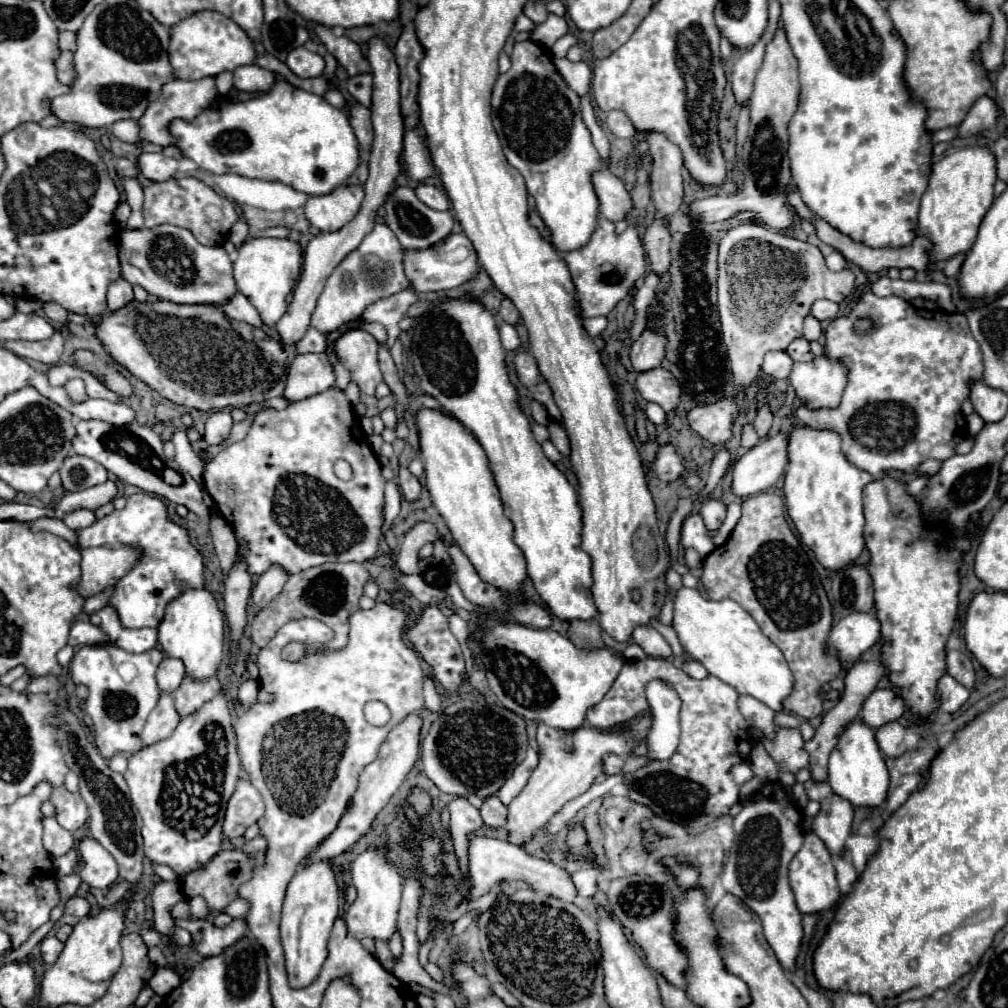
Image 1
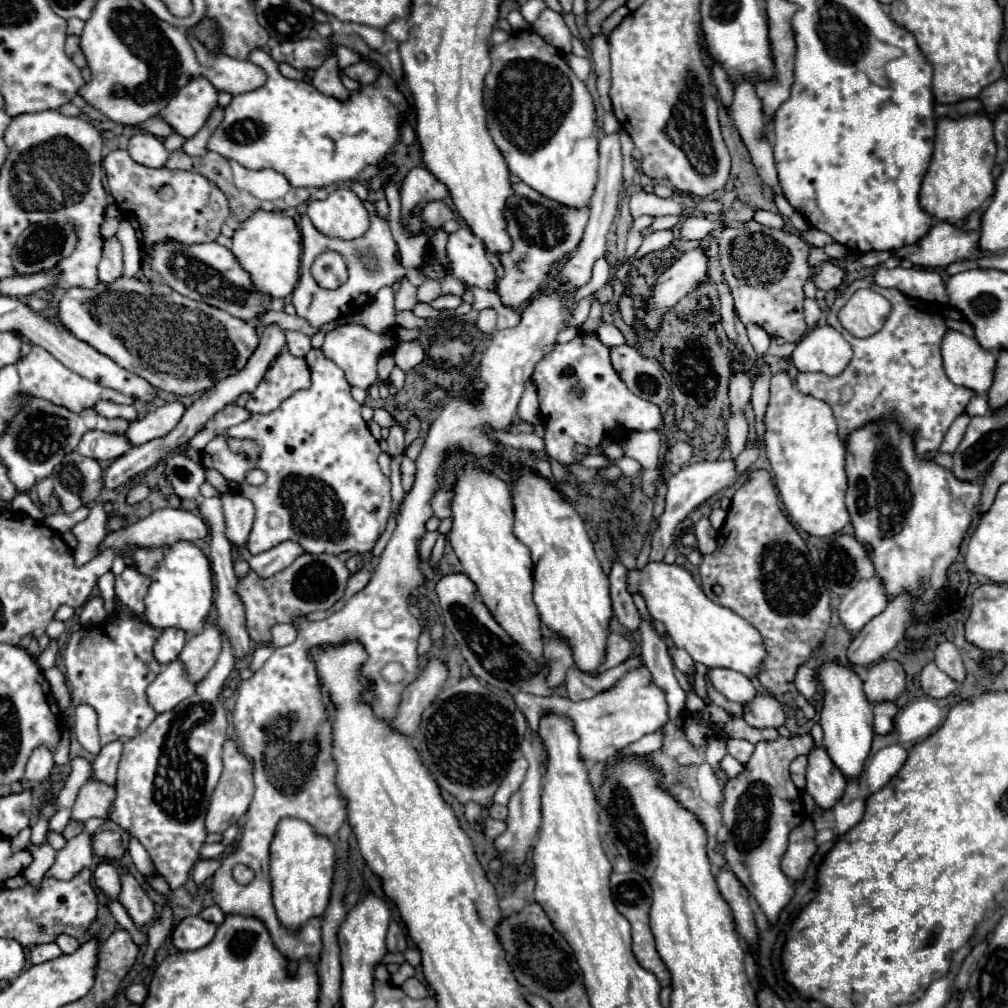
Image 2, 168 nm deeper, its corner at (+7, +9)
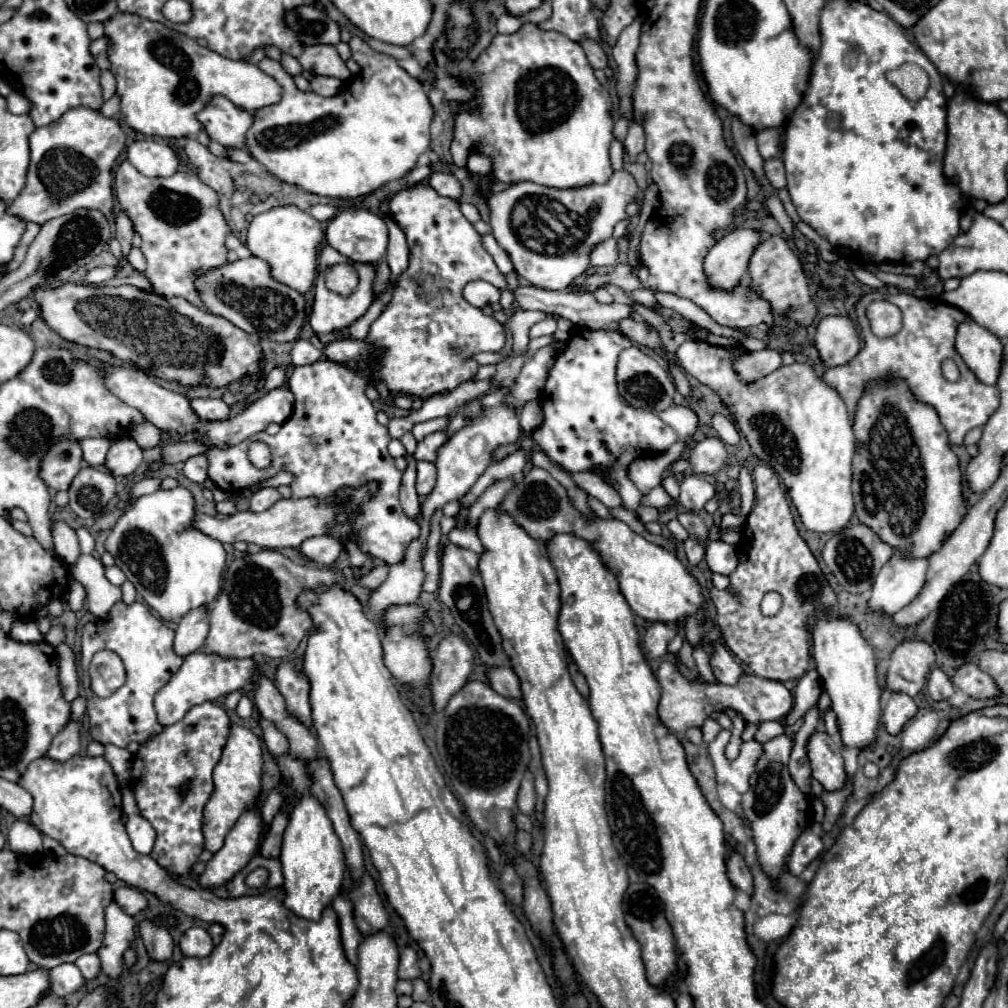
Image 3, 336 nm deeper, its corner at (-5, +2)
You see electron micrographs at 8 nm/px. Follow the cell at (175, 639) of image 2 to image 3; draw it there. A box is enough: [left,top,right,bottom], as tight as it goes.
[175,605,209,657]

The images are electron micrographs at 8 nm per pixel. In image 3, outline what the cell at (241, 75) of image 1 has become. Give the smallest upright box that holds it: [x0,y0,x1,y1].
[105,13,283,139]

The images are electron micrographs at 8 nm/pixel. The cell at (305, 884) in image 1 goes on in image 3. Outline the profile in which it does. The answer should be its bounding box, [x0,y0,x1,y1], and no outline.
[279,795,345,921]

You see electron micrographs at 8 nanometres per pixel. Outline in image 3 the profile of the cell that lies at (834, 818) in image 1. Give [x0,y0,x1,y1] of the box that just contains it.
[807,731,847,791]

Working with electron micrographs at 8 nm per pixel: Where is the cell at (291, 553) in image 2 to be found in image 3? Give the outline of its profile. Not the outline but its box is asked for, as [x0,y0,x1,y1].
[301,535,343,567]

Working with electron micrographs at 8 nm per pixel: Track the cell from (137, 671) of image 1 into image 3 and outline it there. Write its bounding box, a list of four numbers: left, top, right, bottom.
[81,601,183,747]

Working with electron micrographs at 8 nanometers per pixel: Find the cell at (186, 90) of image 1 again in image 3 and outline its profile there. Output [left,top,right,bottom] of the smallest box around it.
[197,97,253,149]

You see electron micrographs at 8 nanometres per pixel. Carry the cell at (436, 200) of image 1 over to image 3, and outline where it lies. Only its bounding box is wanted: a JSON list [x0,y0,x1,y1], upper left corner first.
[429,173,461,199]

